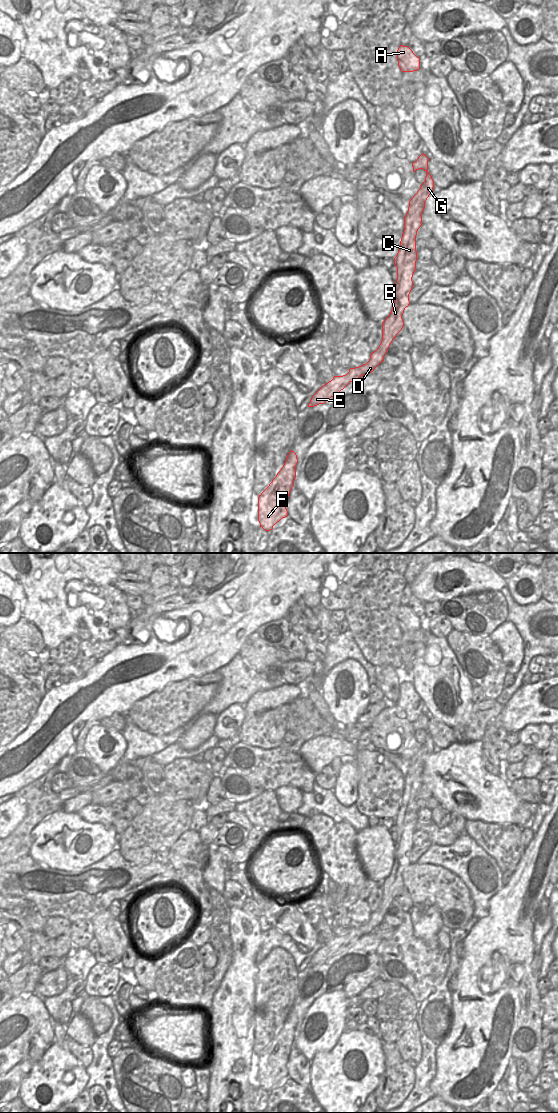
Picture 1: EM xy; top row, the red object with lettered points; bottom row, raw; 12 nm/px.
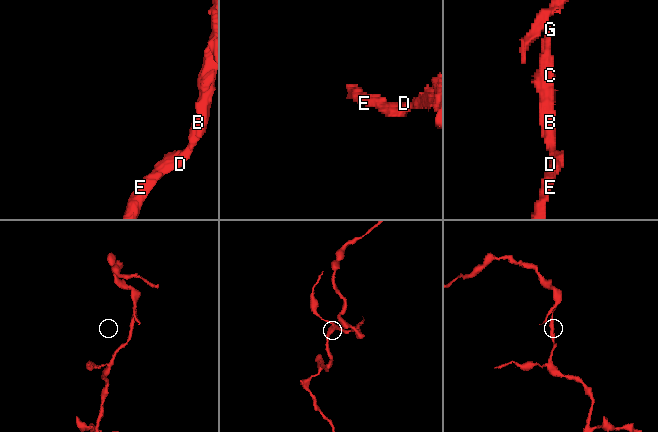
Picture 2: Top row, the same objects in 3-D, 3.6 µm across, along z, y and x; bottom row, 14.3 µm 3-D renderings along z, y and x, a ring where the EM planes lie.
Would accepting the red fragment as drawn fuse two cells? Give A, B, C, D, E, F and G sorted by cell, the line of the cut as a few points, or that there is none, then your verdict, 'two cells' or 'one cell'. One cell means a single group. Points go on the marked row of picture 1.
groups A B C D E F G; cut none; one cell

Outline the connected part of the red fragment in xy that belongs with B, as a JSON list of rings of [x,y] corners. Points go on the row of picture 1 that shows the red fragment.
[[[422,153],[412,163],[413,172],[423,169],[426,172],[426,177],[420,189],[409,201],[408,211],[404,216],[404,231],[397,256],[394,258],[394,265],[397,267],[397,280],[394,283],[394,303],[389,316],[382,322],[382,341],[377,350],[371,353],[366,364],[350,368],[346,375],[334,376],[331,381],[323,385],[312,396],[308,407],[324,404],[350,382],[373,372],[384,361],[384,356],[388,352],[390,344],[404,326],[402,315],[405,308],[410,304],[409,294],[413,288],[412,277],[416,270],[416,235],[423,223],[422,213],[425,208],[425,201],[433,193],[435,185],[432,176],[428,172],[428,161],[429,158]]]

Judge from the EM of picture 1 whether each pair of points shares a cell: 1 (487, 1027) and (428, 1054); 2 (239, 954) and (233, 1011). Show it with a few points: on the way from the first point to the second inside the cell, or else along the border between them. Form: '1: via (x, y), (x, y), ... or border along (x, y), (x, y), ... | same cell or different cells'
1: border along (448, 1031), (448, 1034), (436, 1049), (435, 1075) | different cells
2: via (239, 968), (239, 979), (235, 997) | same cell

